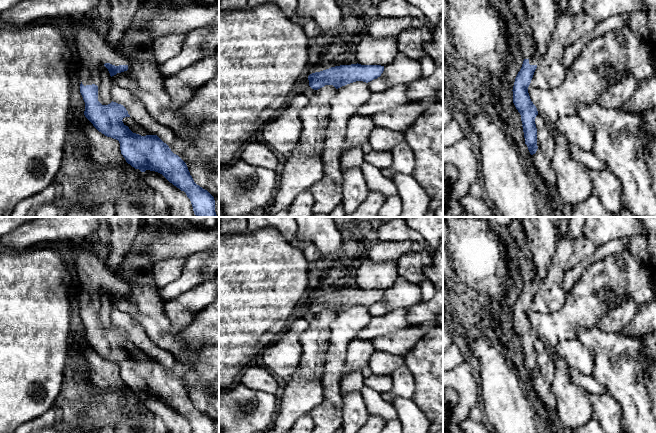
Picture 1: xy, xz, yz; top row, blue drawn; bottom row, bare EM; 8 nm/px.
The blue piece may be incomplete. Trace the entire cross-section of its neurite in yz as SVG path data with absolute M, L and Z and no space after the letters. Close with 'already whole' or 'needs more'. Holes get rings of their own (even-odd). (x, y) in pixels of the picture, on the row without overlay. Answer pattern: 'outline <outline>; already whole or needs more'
outline M538 277L524 283L513 310L513 327L521 339L525 368L531 379L535 378L537 370L537 352L535 342L538 339L536 330L530 323L528 311L538 289Z; needs more

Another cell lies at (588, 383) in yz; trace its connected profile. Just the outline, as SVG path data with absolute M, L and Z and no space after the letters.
M570 368L570 377L574 384L582 387L586 392L601 395L605 394L605 388L593 375L586 376L579 370Z

